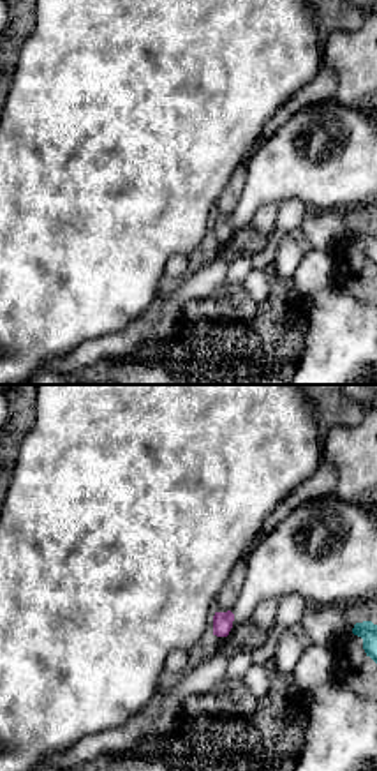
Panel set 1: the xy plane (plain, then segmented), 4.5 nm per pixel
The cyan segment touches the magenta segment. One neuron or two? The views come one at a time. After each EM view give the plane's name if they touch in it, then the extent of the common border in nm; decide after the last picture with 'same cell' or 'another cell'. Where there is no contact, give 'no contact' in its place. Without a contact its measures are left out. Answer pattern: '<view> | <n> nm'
no contact

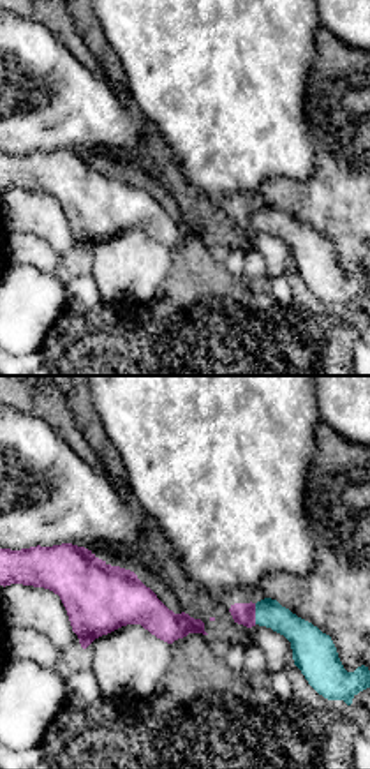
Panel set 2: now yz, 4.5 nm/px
yz | 100 nm

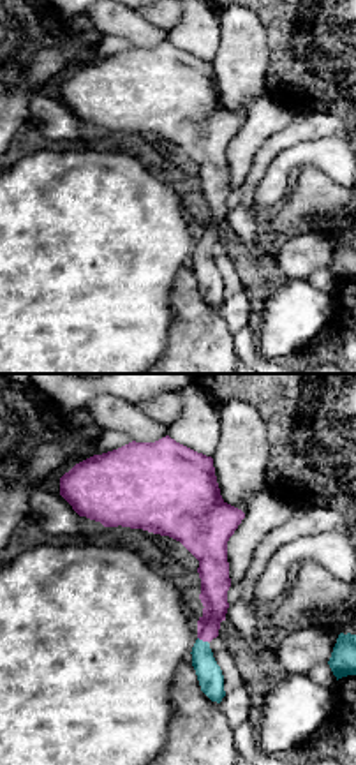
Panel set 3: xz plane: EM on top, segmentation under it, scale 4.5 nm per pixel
xz | 50 nm

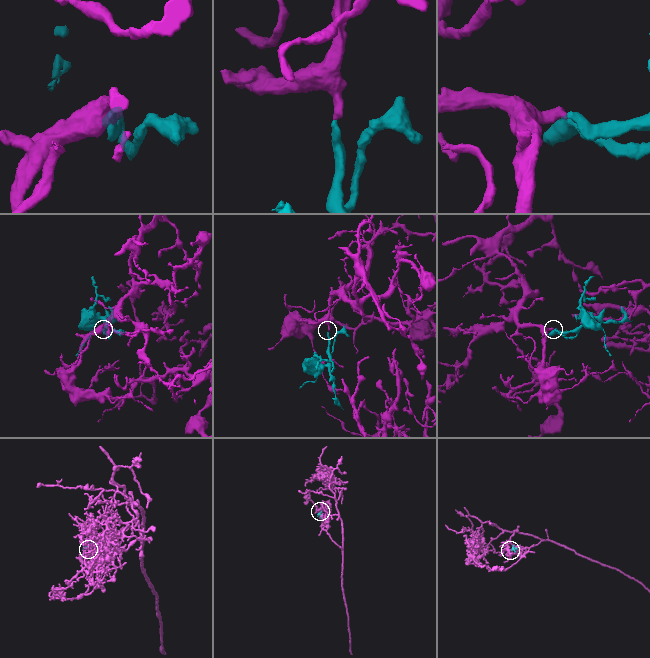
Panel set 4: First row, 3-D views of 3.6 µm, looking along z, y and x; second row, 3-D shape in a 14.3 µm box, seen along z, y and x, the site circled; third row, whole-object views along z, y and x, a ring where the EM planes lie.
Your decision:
same cell

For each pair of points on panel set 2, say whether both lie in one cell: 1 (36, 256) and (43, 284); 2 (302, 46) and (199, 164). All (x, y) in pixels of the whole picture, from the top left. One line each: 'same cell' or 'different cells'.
1: different cells
2: same cell

